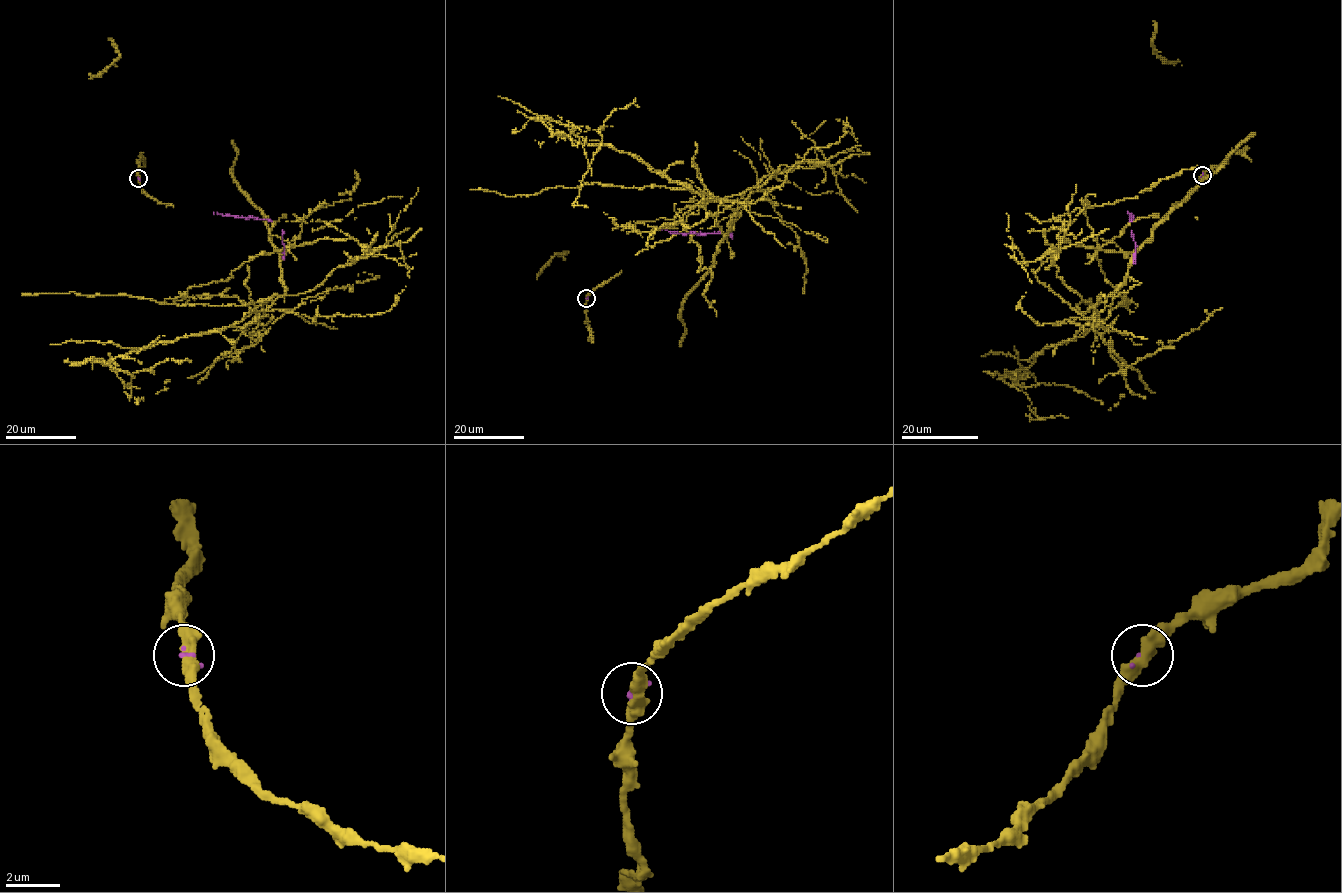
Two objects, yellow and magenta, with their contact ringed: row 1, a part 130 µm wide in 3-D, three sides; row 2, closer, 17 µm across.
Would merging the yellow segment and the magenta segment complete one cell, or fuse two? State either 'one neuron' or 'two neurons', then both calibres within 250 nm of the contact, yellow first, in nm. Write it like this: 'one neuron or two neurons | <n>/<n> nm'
two neurons | 420/170 nm

